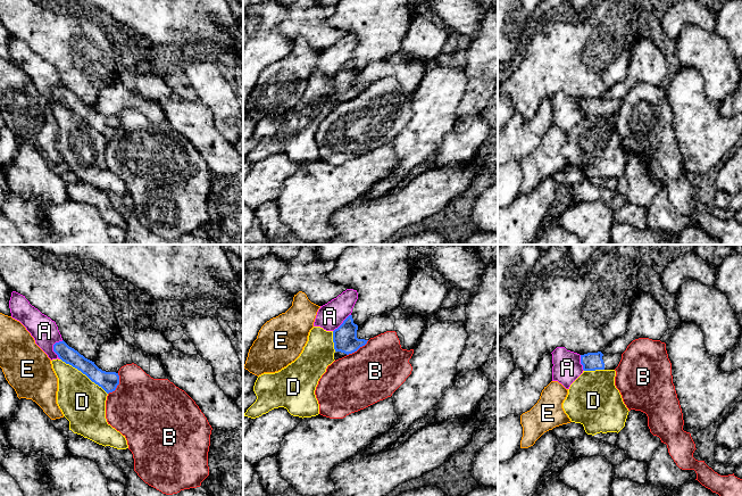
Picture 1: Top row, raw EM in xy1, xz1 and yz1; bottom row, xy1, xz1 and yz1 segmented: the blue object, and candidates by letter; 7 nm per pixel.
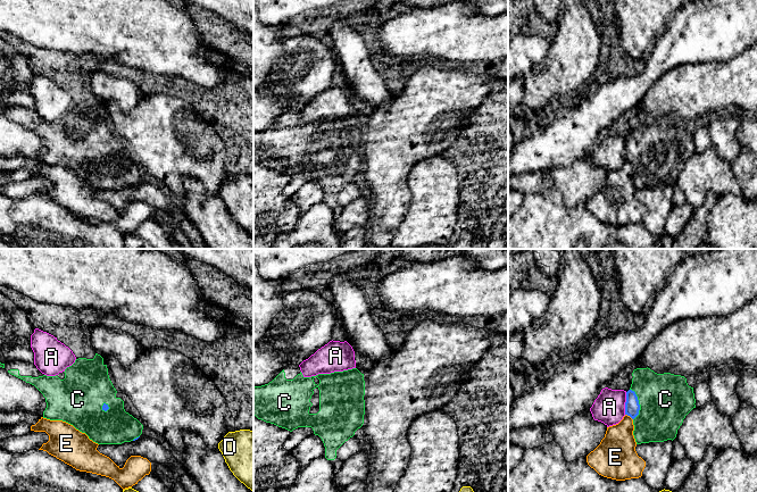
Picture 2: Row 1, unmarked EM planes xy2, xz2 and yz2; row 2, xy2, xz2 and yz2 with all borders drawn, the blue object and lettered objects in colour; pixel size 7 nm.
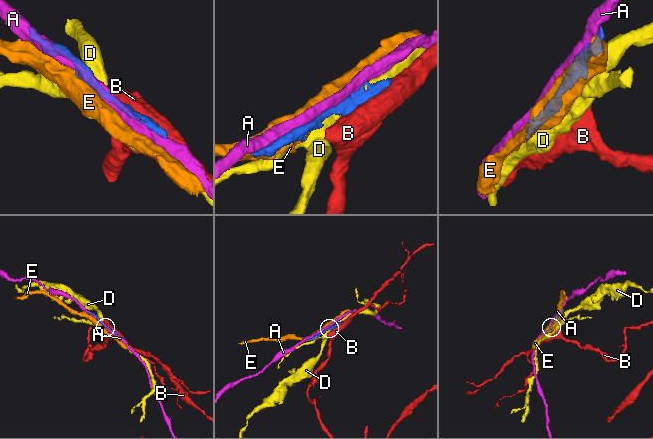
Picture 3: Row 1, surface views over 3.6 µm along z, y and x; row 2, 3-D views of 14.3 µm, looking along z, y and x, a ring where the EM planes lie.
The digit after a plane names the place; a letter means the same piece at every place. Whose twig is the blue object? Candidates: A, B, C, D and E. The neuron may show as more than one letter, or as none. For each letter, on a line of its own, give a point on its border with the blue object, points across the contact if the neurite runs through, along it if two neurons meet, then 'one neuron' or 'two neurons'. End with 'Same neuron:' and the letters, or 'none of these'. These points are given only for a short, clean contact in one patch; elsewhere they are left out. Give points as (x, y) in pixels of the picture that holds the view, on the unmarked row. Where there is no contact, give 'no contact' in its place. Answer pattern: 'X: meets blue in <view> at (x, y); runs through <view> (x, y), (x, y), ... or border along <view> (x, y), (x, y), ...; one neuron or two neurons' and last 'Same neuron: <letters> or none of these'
A: meets blue in xy1 at (53, 92); two neurons
B: meets blue in xy1 at (118, 129); two neurons
C: meets blue in yz2 at (638, 149); one neuron
D: meets blue in xy1 at (84, 118); two neurons
E: meets blue in yz2 at (629, 160); two neurons
Same neuron: C

